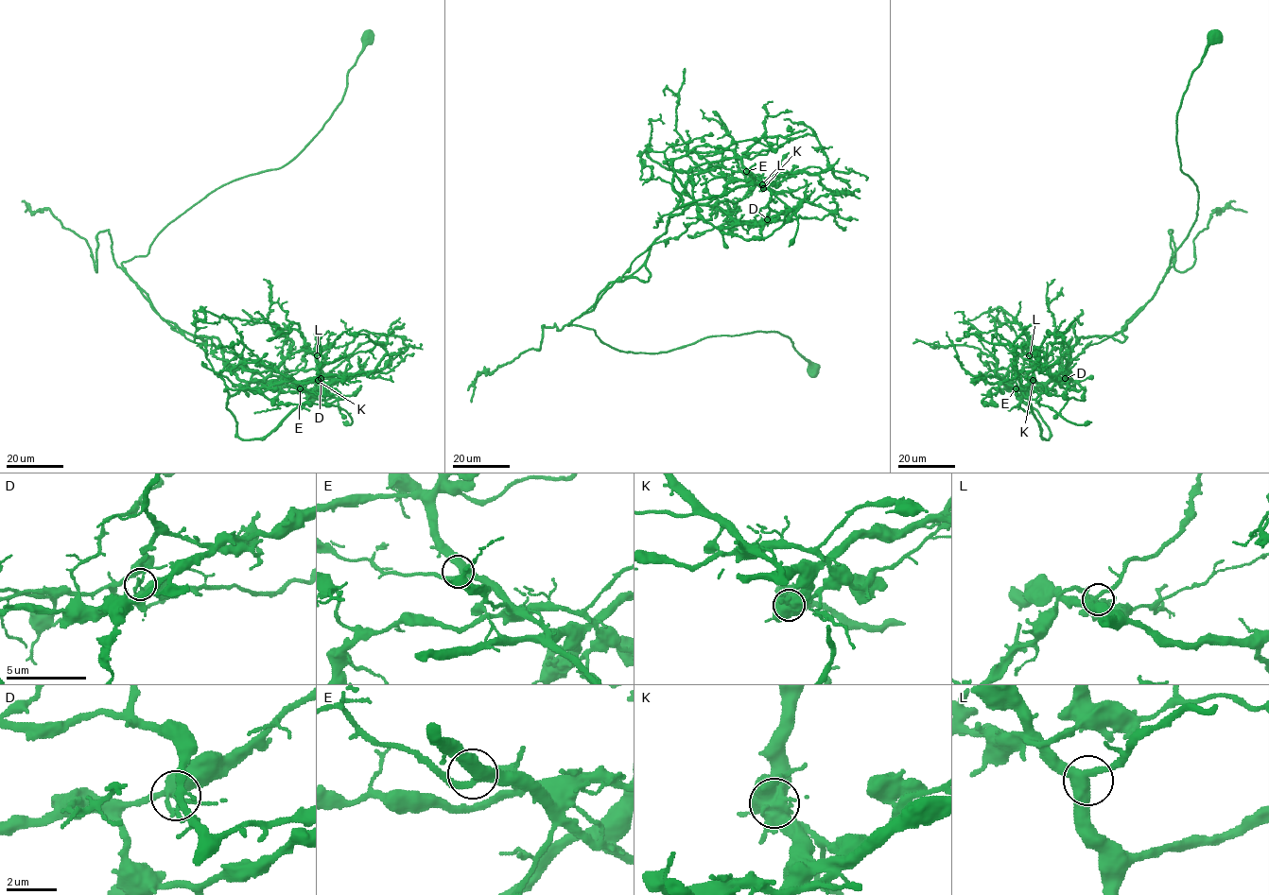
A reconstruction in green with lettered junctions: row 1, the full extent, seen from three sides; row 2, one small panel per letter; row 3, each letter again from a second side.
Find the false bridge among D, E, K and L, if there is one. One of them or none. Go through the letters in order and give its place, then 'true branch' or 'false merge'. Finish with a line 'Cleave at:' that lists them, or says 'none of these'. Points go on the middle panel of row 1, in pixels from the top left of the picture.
D: place (767, 219); true branch
E: place (746, 171); true branch
K: place (763, 188); false merge
L: place (762, 184); true branch
Cleave at: K

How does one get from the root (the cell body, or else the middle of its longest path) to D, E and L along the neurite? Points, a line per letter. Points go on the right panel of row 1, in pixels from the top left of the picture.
D: (1216, 37), (1176, 116), (1195, 222), (1145, 306), (1118, 333), (1080, 337), (1049, 382), (1065, 378)
E: (1216, 37), (1176, 116), (1196, 216), (1158, 287), (1118, 333), (1080, 337), (1042, 389), (1016, 388)
L: (1216, 37), (1176, 116), (1196, 216), (1154, 296), (1118, 333), (1080, 337), (1050, 382), (1047, 355), (1029, 355)

